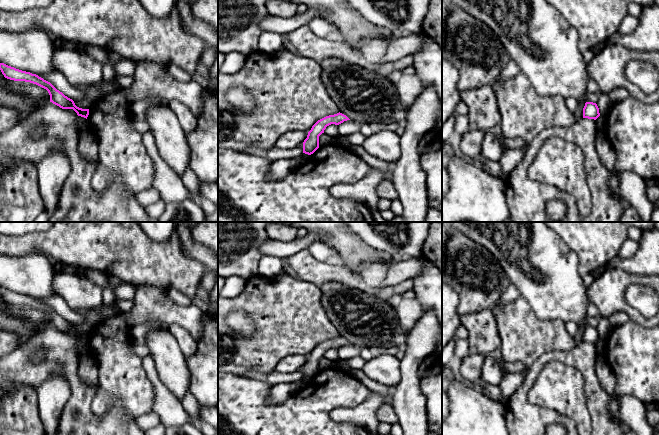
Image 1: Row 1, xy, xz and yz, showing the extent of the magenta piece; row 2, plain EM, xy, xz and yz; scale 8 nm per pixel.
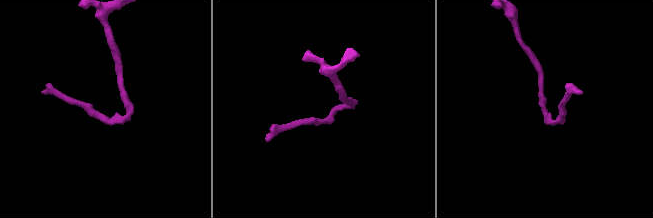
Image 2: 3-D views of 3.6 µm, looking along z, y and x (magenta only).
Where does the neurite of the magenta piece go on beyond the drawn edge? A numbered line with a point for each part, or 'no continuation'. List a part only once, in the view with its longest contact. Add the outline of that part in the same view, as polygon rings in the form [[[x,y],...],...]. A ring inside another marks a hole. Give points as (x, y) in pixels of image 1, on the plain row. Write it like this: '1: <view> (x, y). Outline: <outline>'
no continuation

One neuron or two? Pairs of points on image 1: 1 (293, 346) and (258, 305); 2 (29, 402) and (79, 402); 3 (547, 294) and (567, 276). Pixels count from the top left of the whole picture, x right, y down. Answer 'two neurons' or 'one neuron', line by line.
1: one neuron
2: two neurons
3: one neuron

